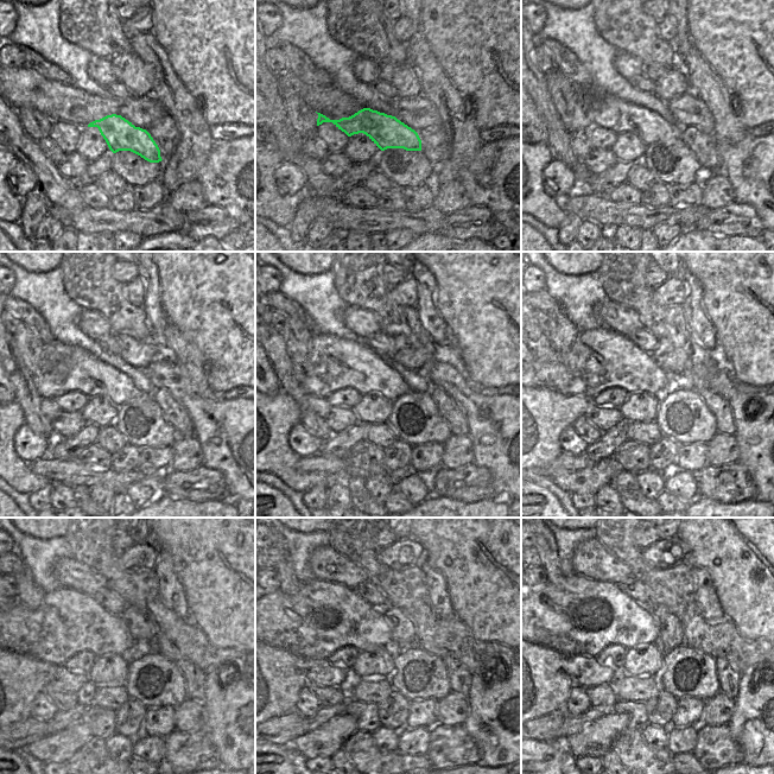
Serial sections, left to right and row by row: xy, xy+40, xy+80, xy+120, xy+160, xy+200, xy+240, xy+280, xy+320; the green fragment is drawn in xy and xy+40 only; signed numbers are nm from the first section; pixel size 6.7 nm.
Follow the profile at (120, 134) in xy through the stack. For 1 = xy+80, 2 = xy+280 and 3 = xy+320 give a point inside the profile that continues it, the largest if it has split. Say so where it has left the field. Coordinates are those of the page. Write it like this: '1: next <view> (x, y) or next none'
1: next xy+80 (592, 108)
2: next xy+280 (322, 617)
3: next xy+320 (577, 616)

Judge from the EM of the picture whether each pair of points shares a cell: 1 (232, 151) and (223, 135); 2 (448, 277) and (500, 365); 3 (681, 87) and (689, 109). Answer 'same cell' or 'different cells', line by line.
1: different cells
2: same cell
3: different cells

